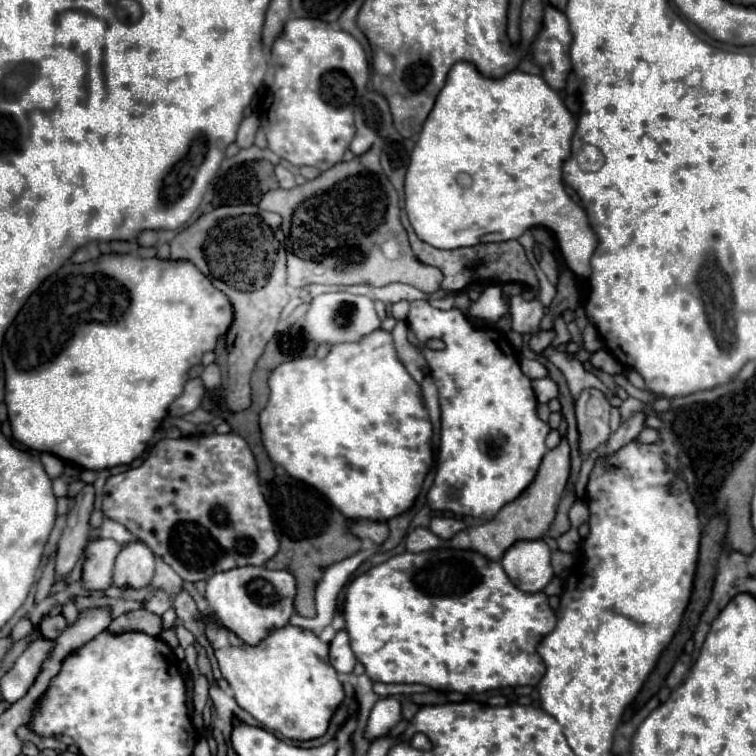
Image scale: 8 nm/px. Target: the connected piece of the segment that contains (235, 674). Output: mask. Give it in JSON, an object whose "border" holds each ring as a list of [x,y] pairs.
{"border":[[[209,617],[207,621],[207,639],[211,641],[215,649],[215,657],[219,661],[219,669],[227,683],[231,685],[235,693],[235,701],[239,707],[243,707],[247,713],[251,713],[263,727],[271,731],[279,731],[287,739],[293,741],[309,741],[317,739],[327,733],[329,721],[335,713],[335,709],[341,705],[345,699],[343,685],[337,679],[337,671],[329,663],[329,645],[323,643],[313,631],[295,627],[295,625],[285,625],[277,631],[271,631],[267,639],[263,639],[257,647],[249,647],[243,643],[237,635],[233,635],[229,629],[219,627],[211,623]]]}

